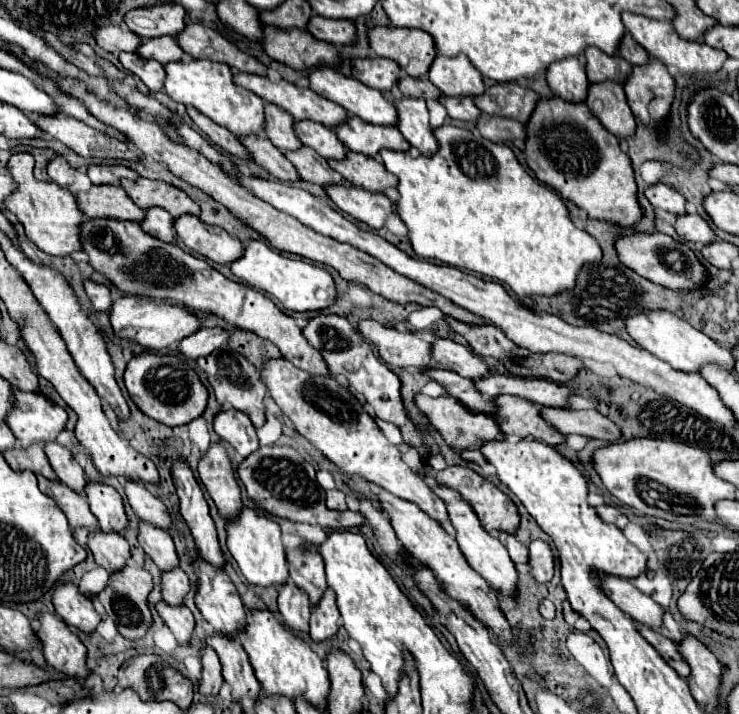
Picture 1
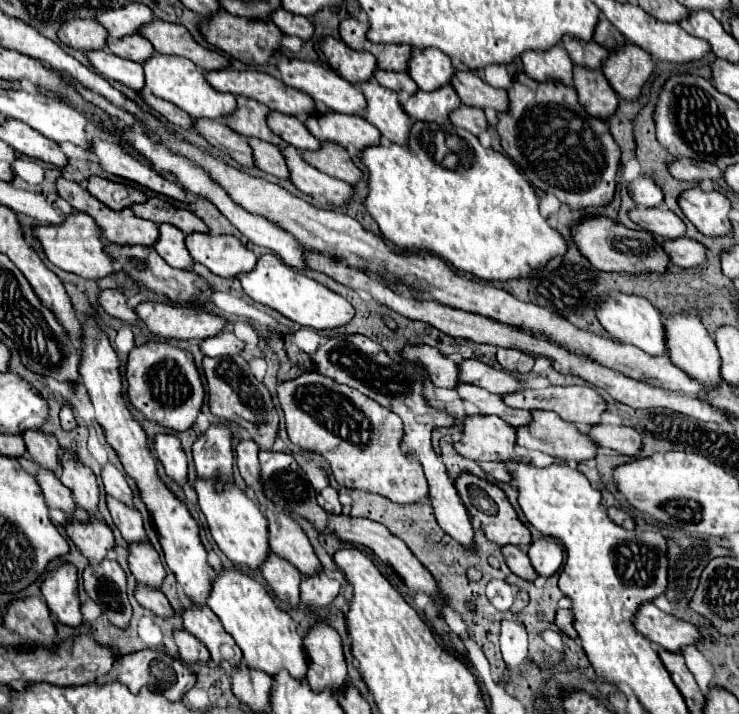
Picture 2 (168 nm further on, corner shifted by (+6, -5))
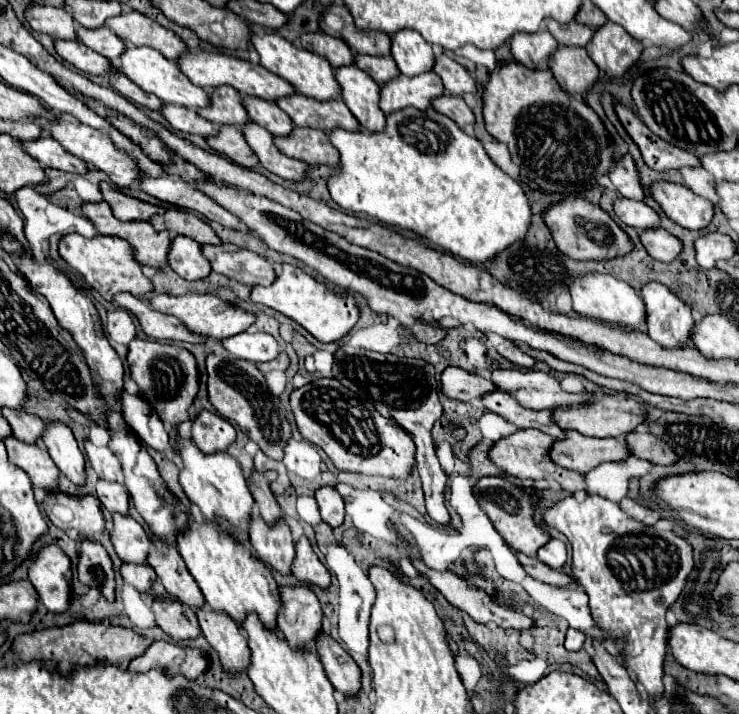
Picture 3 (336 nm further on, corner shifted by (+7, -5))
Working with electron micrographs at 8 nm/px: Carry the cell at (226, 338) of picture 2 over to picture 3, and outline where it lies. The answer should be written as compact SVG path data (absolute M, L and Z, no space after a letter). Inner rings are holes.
M240 333L234 337L228 337L222 341L224 349L230 351L232 355L252 361L252 363L260 363L260 361L272 361L280 355L280 347L276 343L276 339L268 333Z

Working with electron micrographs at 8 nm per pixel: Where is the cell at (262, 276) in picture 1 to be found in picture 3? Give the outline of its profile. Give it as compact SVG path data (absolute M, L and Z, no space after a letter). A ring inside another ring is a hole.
M282 265L276 281L272 285L252 287L250 299L254 303L262 303L262 305L272 307L272 309L280 311L282 315L294 319L310 335L314 335L320 343L332 343L332 341L342 339L358 323L358 317L360 317L360 309L358 309L356 297L352 293L336 293L336 291L328 289L322 281L308 275L304 269L292 267L292 265Z

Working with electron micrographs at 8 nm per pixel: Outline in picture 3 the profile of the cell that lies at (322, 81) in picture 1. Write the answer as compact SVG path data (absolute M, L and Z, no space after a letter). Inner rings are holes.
M264 33L264 35L252 35L250 43L254 45L254 49L260 55L260 65L266 67L268 71L276 73L278 77L286 79L298 93L306 95L306 97L314 97L318 101L330 101L340 97L340 85L334 79L334 71L330 67L330 63L306 49L298 49L296 45L292 45L290 41L286 41L284 37L280 37L278 33Z

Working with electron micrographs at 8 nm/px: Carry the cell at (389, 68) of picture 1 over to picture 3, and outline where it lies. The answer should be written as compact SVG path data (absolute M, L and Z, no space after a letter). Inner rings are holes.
M310 33L304 35L302 43L308 47L312 45L312 51L326 57L334 69L342 65L352 65L352 51L340 37L332 37L326 33Z

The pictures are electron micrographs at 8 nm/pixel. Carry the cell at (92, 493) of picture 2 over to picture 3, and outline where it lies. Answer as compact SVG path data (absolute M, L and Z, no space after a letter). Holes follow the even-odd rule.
M50 423L46 425L42 433L42 441L56 463L56 467L72 481L72 483L84 483L86 469L84 469L84 455L78 449L78 443L70 431L68 425L64 423Z

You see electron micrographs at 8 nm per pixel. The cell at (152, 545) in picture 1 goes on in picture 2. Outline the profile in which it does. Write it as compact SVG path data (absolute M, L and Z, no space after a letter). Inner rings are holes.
M107 497L107 503L109 503L113 523L117 525L117 529L121 531L121 535L127 543L145 543L145 541L149 541L147 533L145 533L145 527L143 527L141 513L129 509L127 505L123 505L121 501L117 501L113 497Z

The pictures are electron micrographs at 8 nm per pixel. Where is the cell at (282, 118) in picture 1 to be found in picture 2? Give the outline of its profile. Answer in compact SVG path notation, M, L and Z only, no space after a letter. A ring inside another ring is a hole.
M237 97L237 111L233 115L229 115L227 119L227 125L233 127L233 131L237 131L239 135L251 139L251 137L257 137L257 139L263 139L267 143L273 143L273 145L281 145L281 137L277 137L269 125L267 125L267 117L271 113L269 107L253 101L253 99L245 99L245 97Z

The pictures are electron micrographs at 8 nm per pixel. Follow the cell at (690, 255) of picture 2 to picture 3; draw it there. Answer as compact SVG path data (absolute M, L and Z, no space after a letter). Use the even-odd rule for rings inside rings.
M662 227L640 231L640 241L650 257L664 263L670 263L680 253L680 241Z

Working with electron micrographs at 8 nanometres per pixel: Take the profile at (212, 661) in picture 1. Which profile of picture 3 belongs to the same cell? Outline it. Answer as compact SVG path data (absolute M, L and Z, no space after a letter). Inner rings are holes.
M174 601L168 609L162 613L156 613L158 627L172 637L172 641L184 641L184 639L196 639L200 635L200 625L196 619L196 613L182 605L180 601Z

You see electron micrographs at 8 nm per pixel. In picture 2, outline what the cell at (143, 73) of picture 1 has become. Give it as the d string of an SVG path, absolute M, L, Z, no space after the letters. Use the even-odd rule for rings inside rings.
M101 49L101 51L93 51L87 53L91 65L105 75L107 79L119 81L135 91L141 91L145 87L145 73L143 73L143 65L135 63L135 61L125 61L117 55L113 55L109 49Z

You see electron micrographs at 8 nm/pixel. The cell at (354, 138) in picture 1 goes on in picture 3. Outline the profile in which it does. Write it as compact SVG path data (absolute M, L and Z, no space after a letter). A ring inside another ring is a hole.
M294 91L284 99L276 99L276 105L292 119L294 125L314 127L322 131L332 131L332 127L344 127L346 131L360 129L356 117L346 109L340 99L318 101Z

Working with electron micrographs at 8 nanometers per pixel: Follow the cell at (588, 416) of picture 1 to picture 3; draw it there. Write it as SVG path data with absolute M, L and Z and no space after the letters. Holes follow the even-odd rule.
M632 431L624 439L628 441L628 445L632 445L632 453L640 459L646 459L646 461L658 463L658 465L674 465L678 461L676 453L662 439L650 435L650 433Z

